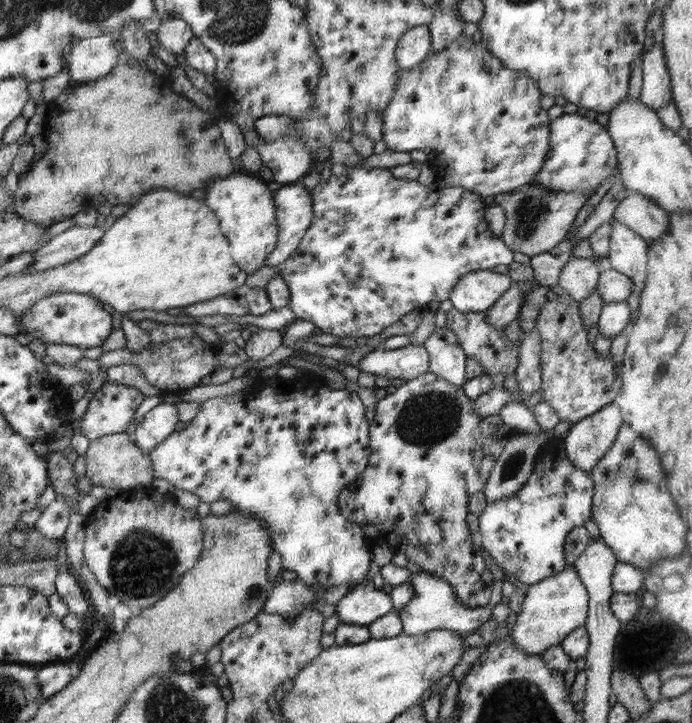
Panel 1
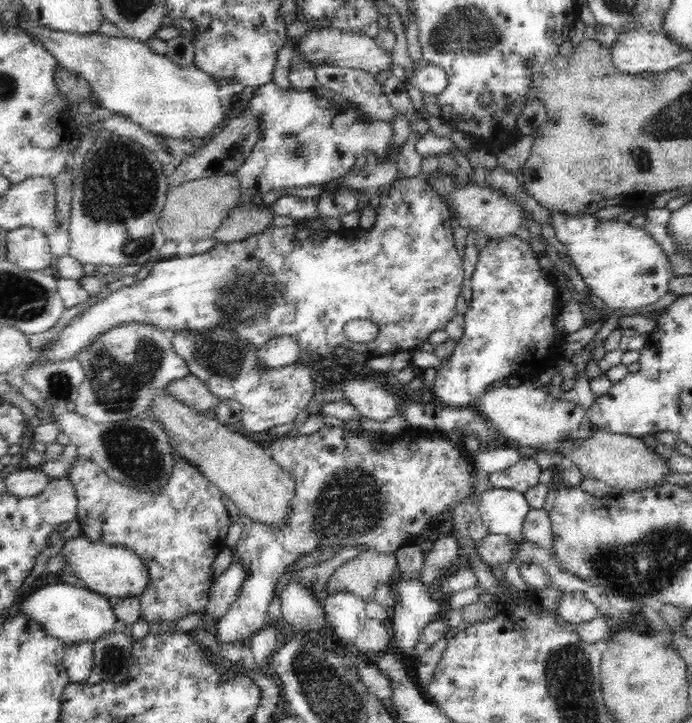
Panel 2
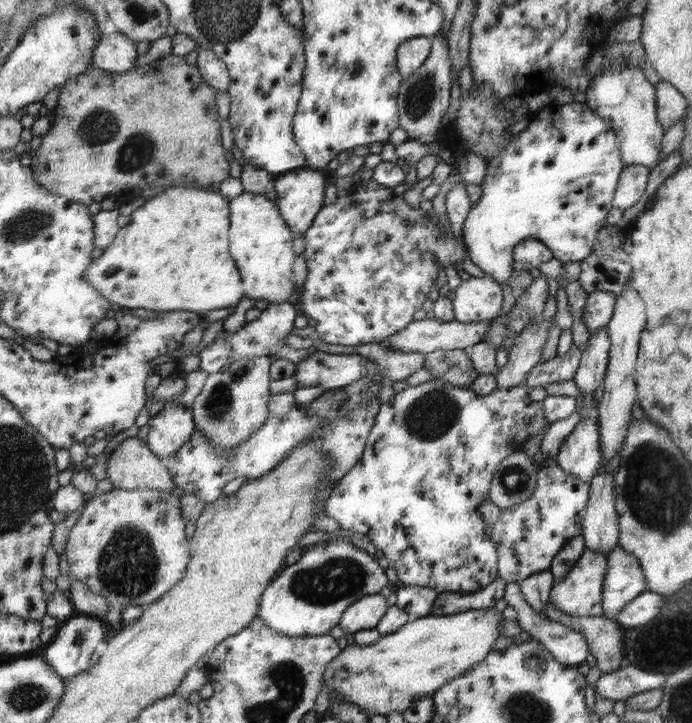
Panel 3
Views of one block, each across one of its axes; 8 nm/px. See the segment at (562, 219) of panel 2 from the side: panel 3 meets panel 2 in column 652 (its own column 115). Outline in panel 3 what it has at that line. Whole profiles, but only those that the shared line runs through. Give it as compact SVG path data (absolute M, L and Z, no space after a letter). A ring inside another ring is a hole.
M168 188L166 192L162 192L162 196L156 196L152 200L148 200L144 206L140 206L138 209L130 214L130 221L125 227L120 227L116 233L115 239L108 248L104 248L102 257L98 257L97 260L93 260L93 264L87 268L87 272L83 274L83 277L95 288L102 292L102 296L106 297L106 300L110 300L110 303L115 304L117 308L124 307L128 309L144 308L146 310L155 310L156 312L168 312L170 311L190 311L199 312L204 314L210 312L210 310L220 310L224 308L231 308L238 305L238 302L242 300L242 280L240 280L240 273L232 256L230 256L230 248L228 248L228 226L230 226L230 220L228 220L228 214L230 214L229 199L226 196L222 196L220 192L212 192L212 190L203 188Z

